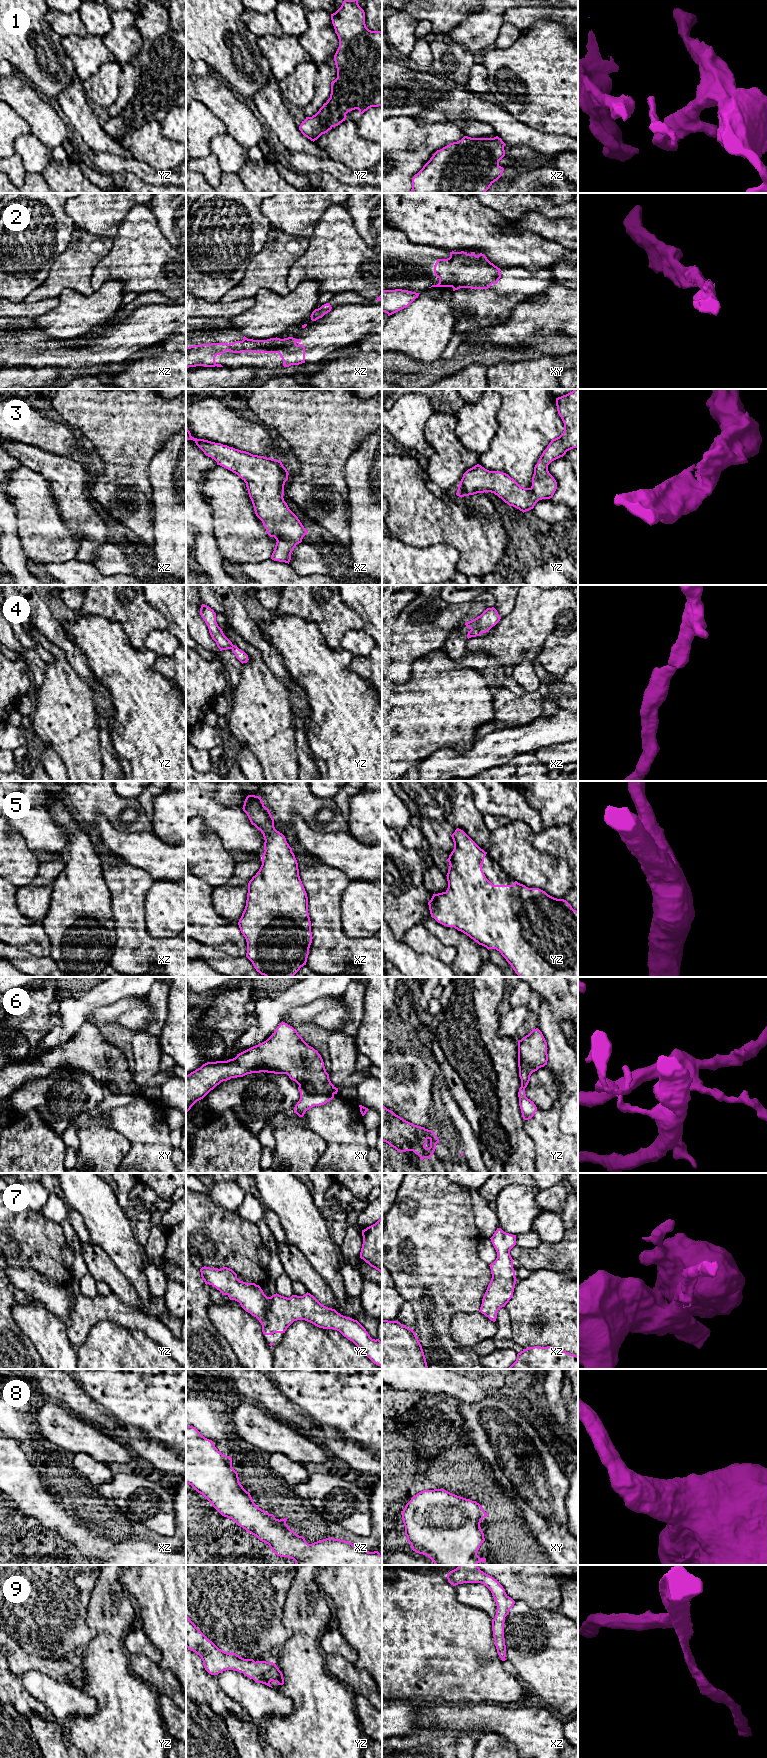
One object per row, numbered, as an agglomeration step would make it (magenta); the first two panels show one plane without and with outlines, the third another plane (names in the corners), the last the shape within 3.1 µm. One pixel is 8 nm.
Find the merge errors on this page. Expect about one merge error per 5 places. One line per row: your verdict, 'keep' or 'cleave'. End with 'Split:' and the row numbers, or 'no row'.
1: keep
2: cleave
3: keep
4: keep
5: keep
6: cleave
7: keep
8: keep
9: keep
Split: 2, 6

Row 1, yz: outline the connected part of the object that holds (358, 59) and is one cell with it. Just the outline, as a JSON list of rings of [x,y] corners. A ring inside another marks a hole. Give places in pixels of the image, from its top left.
[[[344,0],[341,7],[331,14],[331,20],[339,39],[339,47],[334,55],[337,78],[331,82],[327,102],[299,126],[301,133],[313,142],[345,121],[348,112],[358,109],[363,114],[371,107],[382,106],[382,32],[366,27],[365,12],[358,0]]]

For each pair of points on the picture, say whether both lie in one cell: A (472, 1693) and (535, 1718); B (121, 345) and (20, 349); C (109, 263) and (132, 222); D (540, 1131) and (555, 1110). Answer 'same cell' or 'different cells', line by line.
A: different cells
B: same cell
C: same cell
D: same cell

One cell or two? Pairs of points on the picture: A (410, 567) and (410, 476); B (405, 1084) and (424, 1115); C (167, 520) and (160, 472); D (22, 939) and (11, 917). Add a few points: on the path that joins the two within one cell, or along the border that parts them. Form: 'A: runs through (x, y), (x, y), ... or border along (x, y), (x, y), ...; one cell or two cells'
A: border along (392, 536), (414, 546), (434, 545); two cells
B: runs through (408, 1092), (417, 1107); one cell
C: runs through (167, 508), (167, 484); one cell
D: runs through (21, 934), (11, 922); one cell

